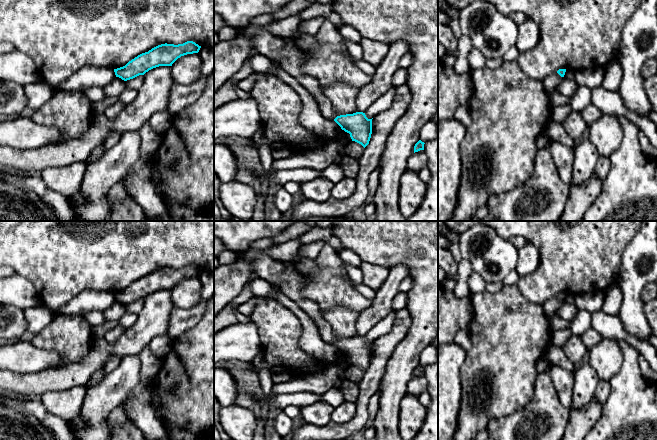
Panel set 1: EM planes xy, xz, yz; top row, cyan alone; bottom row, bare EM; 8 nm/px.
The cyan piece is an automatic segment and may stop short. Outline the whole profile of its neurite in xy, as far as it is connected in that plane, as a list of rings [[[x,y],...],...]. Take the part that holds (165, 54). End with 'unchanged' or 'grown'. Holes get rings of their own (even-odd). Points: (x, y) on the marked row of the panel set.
[[[193,41],[183,44],[161,44],[148,52],[142,53],[129,61],[125,66],[114,69],[116,77],[124,81],[144,75],[149,70],[159,66],[172,66],[181,56],[198,53],[201,46]]] | unchanged

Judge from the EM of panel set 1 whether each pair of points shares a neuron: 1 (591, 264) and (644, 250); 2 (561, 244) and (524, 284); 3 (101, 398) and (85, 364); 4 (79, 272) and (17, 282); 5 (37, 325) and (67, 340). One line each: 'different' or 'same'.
1: different
2: same
3: different
4: different
5: different

